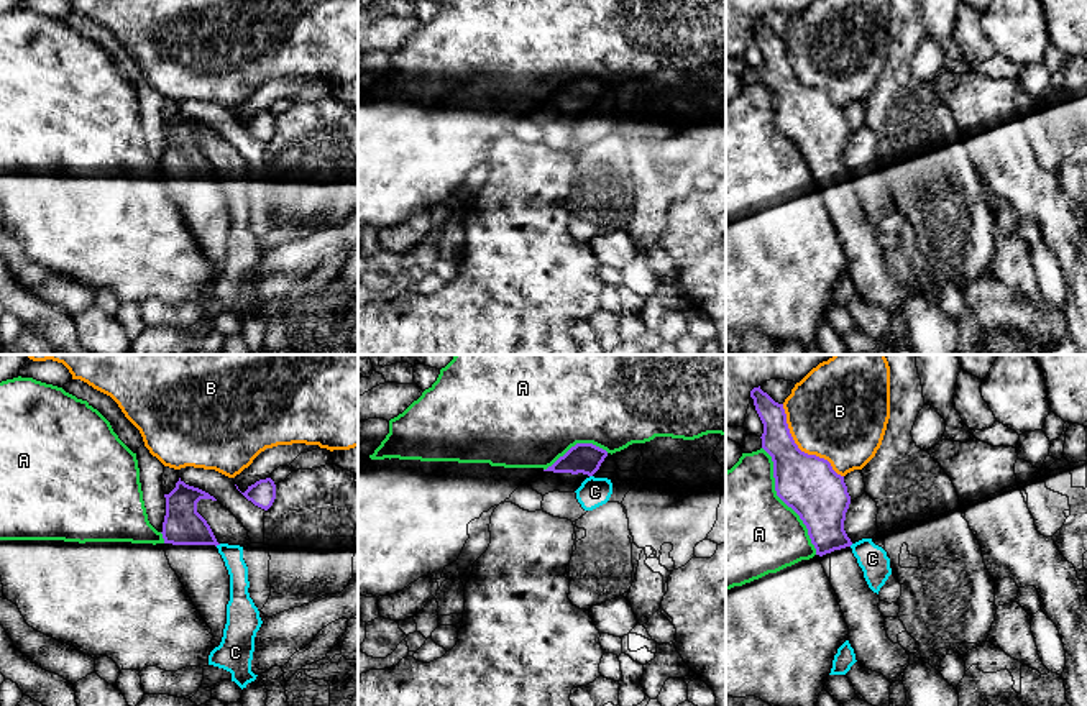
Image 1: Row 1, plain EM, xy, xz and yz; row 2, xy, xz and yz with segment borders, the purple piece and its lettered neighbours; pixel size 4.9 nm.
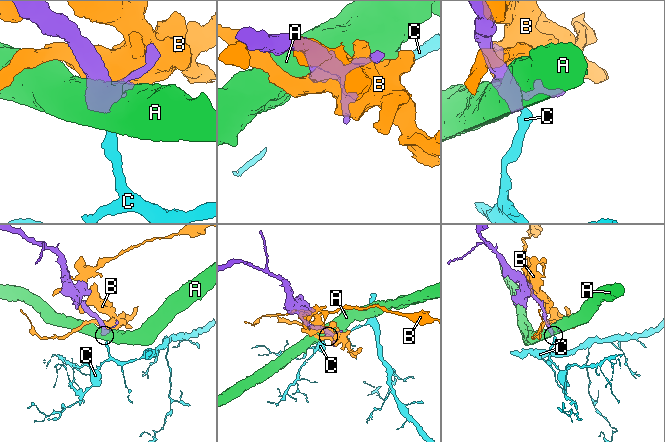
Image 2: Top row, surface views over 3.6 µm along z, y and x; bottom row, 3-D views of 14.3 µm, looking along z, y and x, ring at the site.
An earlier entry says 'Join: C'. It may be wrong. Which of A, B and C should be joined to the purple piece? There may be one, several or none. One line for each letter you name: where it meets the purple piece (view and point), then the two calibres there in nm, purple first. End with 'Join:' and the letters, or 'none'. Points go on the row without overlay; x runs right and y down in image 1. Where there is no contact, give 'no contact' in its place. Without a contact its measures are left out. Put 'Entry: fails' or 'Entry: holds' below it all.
Join: none
Entry: fails

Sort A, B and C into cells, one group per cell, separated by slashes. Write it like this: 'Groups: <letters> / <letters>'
Groups: A / B / C

